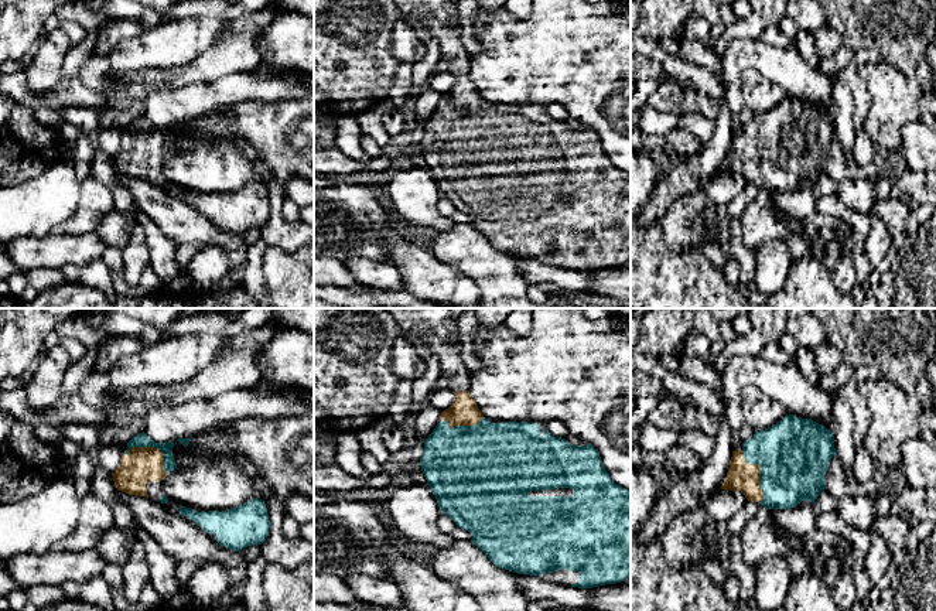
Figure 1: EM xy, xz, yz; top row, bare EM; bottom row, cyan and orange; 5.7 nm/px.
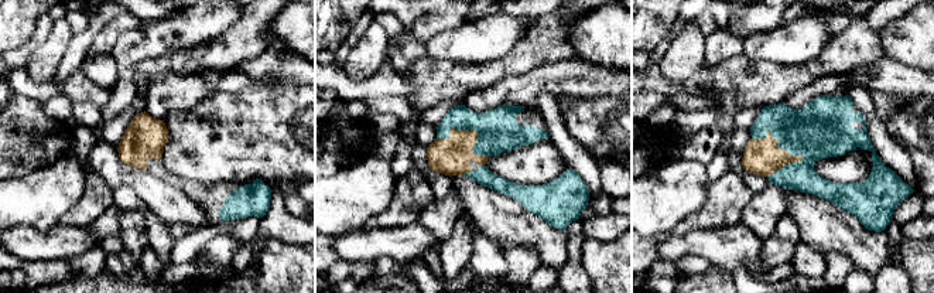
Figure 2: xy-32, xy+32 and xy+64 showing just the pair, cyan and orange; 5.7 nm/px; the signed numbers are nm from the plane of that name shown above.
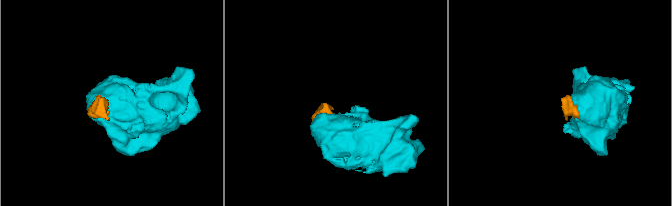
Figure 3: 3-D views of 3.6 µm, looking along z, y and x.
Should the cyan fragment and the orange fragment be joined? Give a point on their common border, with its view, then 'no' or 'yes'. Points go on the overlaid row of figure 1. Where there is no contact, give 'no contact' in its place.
xy (151, 447) | yes

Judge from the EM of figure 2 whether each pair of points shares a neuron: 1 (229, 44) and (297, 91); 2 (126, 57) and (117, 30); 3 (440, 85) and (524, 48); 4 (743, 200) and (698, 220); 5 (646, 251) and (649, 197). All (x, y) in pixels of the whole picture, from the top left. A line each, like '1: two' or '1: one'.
1: two
2: two
3: one
4: one
5: two

